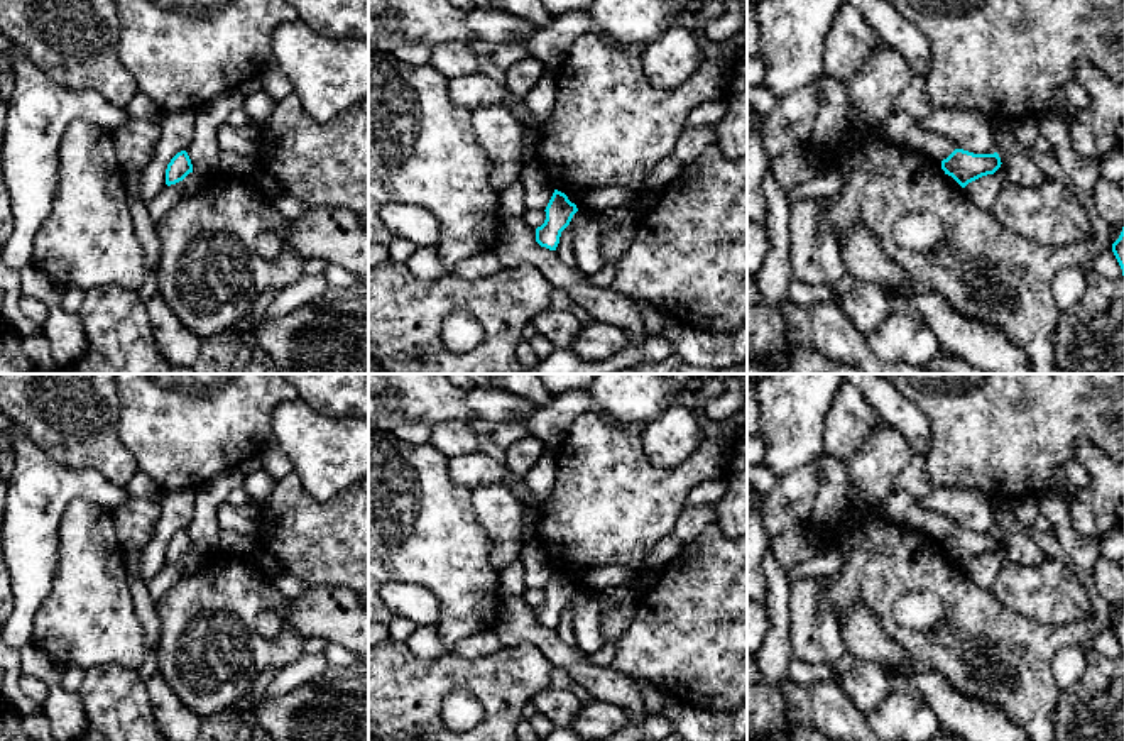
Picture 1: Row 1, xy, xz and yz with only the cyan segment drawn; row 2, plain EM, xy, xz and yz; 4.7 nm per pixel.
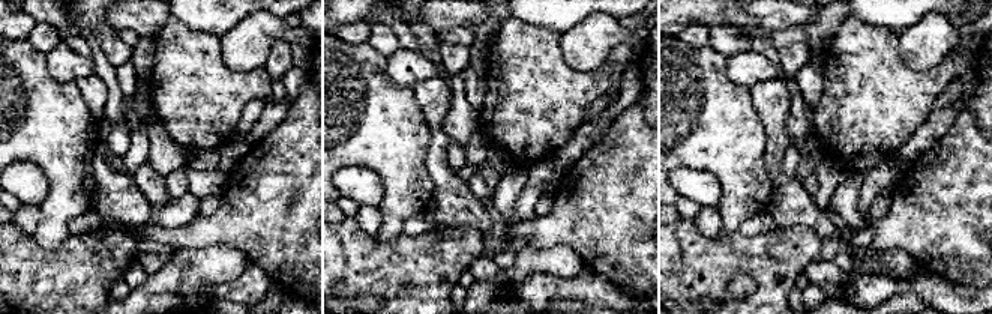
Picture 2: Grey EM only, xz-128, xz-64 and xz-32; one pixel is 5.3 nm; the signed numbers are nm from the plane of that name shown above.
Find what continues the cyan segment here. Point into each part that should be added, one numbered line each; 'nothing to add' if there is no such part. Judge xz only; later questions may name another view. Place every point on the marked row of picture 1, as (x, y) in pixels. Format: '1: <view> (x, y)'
nothing to add

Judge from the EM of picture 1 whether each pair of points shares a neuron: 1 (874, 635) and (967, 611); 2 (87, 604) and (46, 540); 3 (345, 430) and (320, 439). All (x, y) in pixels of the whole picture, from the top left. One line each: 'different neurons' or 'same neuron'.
1: different neurons
2: different neurons
3: same neuron

